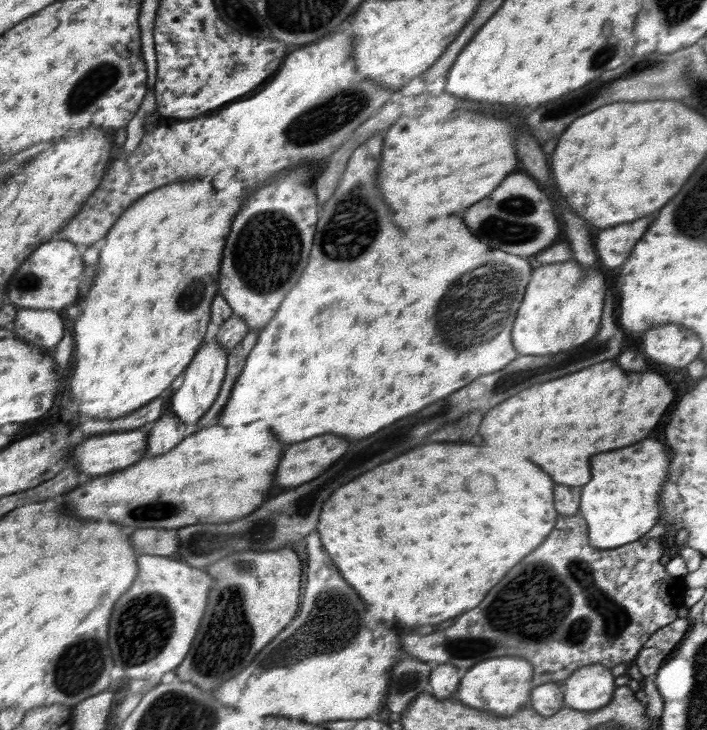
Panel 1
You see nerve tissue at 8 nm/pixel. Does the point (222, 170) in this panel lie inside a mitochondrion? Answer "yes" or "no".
no

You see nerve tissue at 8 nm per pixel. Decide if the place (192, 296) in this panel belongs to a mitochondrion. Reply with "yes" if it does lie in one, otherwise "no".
yes

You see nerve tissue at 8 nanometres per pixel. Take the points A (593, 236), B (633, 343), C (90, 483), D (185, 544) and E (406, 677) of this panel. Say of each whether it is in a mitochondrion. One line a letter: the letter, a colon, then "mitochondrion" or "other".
A: other
B: other
C: other
D: mitochondrion
E: mitochondrion

